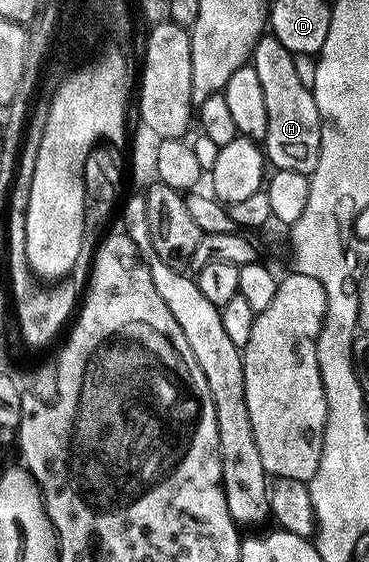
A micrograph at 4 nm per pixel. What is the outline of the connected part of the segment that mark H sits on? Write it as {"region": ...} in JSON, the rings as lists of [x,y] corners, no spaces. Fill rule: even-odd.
{"region":[[[263,33],[254,46],[252,65],[264,89],[264,106],[268,112],[268,129],[264,140],[264,154],[274,171],[291,171],[311,176],[320,157],[320,137],[322,118],[316,109],[316,101],[311,88],[300,81],[296,74],[294,56],[273,33]]]}

